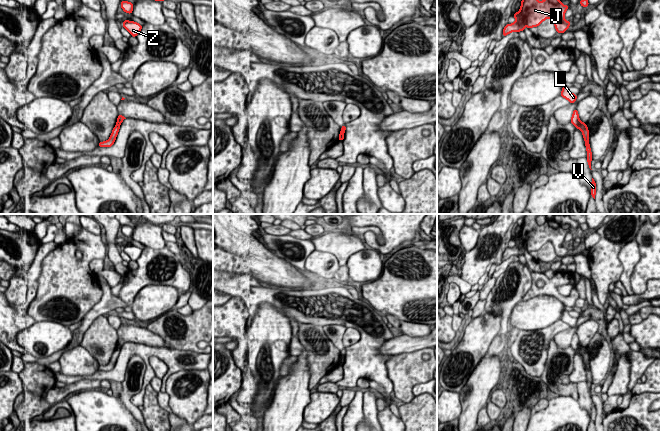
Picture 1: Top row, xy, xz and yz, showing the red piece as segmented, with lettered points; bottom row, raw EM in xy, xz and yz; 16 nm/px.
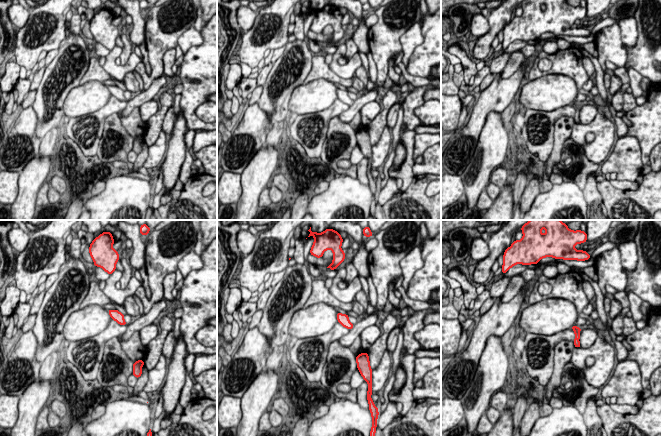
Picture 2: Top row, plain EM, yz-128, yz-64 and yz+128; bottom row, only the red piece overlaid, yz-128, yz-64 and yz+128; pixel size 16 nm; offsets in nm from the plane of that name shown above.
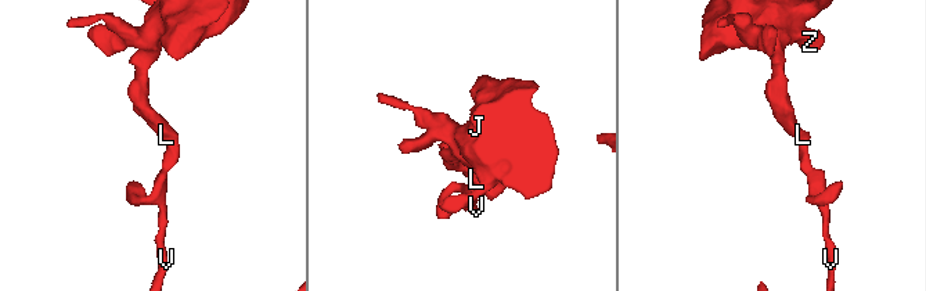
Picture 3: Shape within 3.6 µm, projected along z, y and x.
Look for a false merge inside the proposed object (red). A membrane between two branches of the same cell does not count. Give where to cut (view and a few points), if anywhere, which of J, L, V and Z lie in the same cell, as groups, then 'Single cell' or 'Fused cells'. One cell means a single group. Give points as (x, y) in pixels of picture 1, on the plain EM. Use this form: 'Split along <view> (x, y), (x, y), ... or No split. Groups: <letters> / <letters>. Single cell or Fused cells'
Split along yz (580, 345), (575, 350). Groups: J L Z / V. Fused cells

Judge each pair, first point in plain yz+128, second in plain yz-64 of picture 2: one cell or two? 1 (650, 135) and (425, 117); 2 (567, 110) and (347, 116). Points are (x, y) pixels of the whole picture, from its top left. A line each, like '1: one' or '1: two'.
1: one
2: two

